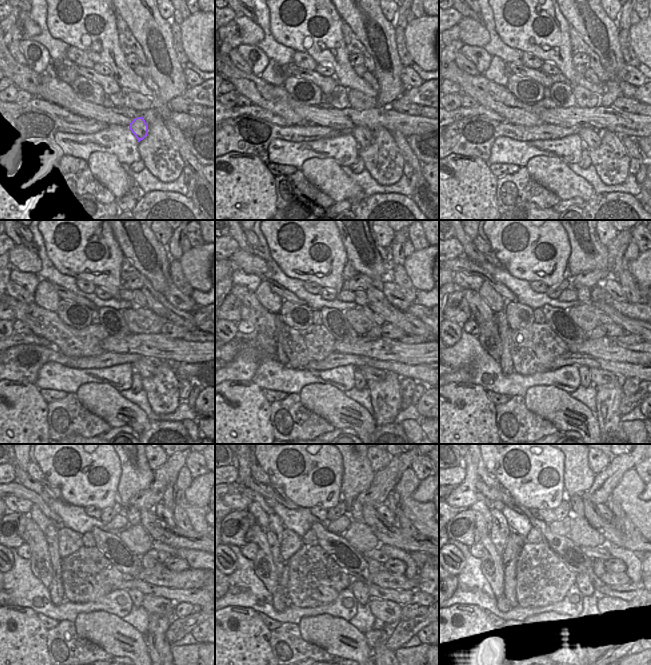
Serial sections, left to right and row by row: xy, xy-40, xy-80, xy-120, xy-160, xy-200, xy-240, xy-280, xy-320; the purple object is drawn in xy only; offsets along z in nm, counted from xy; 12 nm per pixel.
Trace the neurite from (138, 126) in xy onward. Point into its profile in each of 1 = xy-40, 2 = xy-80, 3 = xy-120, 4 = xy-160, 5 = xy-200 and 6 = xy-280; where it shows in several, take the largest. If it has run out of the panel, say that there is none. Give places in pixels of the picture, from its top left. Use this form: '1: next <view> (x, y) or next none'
1: next xy-40 (363, 135)
2: next xy-80 (591, 139)
3: next xy-120 (146, 367)
4: next xy-160 (370, 373)
5: next xy-200 (599, 377)
6: next xy-280 (389, 612)

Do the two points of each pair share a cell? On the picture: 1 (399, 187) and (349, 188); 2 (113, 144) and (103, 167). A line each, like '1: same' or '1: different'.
1: different
2: different

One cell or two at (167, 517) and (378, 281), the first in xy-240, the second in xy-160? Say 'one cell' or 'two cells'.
two cells

